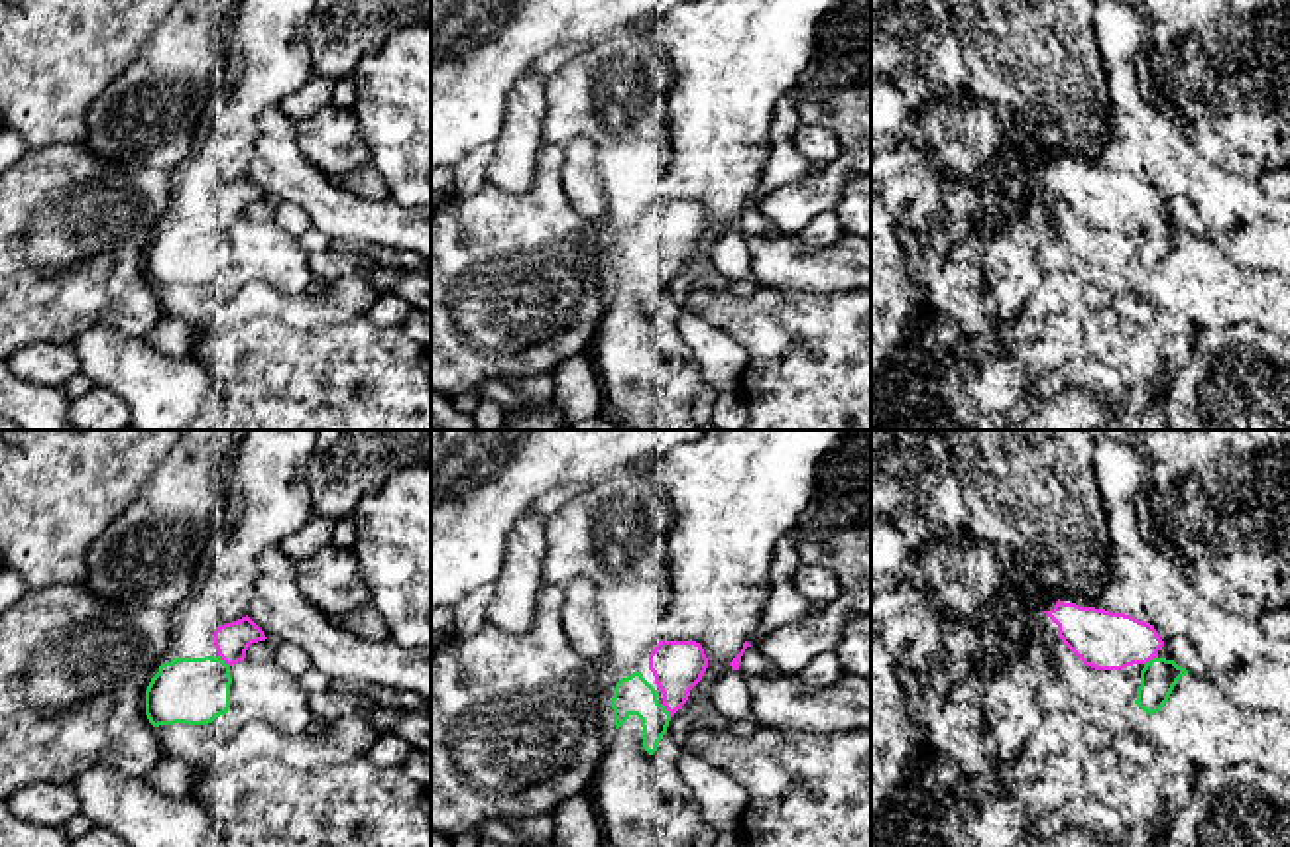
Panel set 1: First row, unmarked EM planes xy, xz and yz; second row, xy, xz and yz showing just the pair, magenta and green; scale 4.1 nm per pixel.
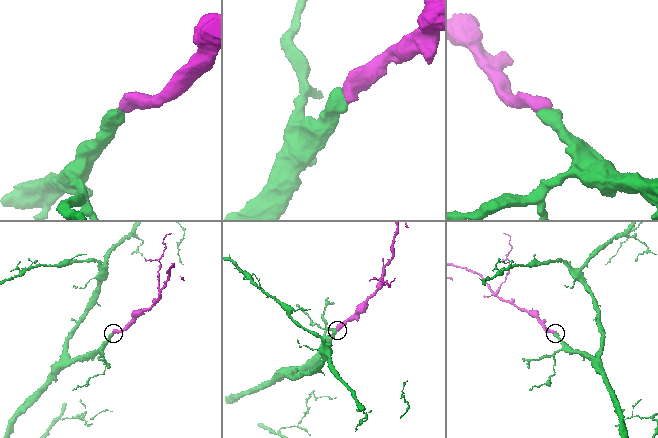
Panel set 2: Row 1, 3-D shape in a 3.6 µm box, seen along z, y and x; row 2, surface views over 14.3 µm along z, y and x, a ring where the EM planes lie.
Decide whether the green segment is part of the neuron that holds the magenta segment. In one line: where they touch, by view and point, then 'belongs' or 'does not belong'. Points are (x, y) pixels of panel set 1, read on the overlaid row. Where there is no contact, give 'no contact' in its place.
xz (665, 708) | belongs

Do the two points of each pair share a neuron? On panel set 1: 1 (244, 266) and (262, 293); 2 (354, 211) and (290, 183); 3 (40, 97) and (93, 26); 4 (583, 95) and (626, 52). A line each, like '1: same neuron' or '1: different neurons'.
1: different neurons
2: same neuron
3: same neuron
4: same neuron

